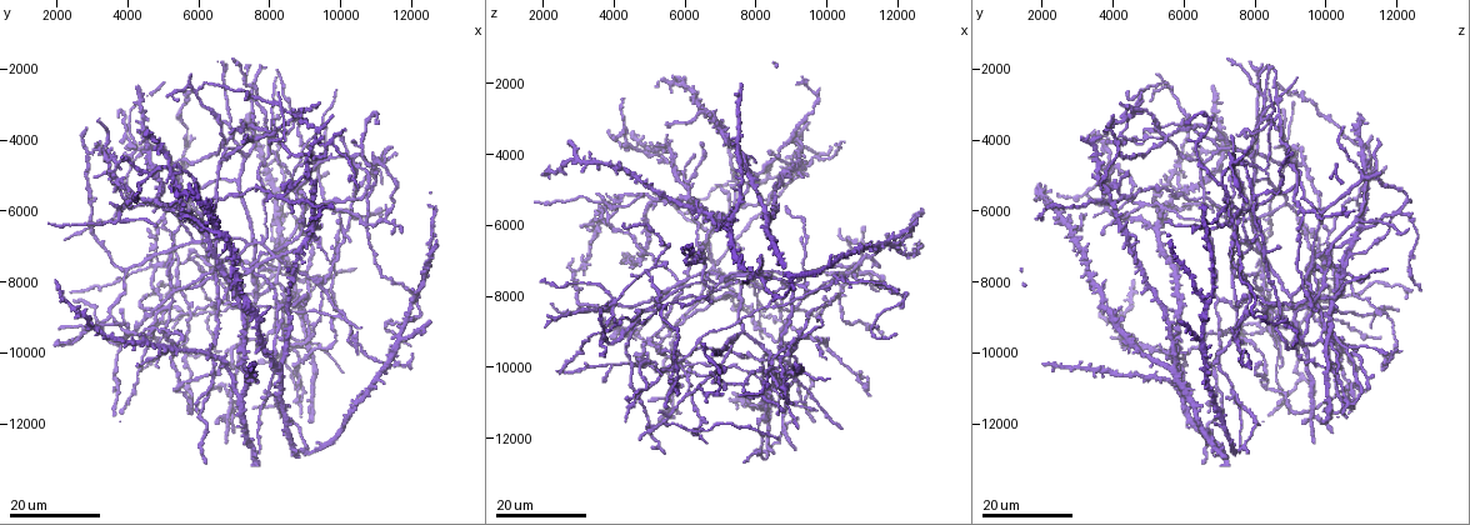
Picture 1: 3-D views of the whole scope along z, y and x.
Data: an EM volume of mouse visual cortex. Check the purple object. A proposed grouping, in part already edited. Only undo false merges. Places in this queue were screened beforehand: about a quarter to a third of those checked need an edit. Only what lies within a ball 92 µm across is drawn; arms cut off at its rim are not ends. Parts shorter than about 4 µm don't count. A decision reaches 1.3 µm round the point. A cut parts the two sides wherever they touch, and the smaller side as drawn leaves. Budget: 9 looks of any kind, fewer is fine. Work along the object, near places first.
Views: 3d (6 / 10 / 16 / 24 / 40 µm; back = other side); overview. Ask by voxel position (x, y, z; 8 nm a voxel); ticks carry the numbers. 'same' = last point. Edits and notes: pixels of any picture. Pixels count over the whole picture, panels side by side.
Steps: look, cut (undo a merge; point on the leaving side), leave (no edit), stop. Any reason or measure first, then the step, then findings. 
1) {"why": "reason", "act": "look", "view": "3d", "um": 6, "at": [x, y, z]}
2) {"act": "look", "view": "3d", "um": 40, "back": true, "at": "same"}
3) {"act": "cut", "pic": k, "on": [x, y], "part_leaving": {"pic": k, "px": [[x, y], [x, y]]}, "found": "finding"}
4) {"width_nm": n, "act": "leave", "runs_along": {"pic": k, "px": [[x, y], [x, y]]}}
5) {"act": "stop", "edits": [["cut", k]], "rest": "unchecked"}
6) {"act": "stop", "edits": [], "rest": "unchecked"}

{"why": "four or more arms meet", "act": "look", "view": "3d", "um": 16, "at": [3500, 4500, 6100]}

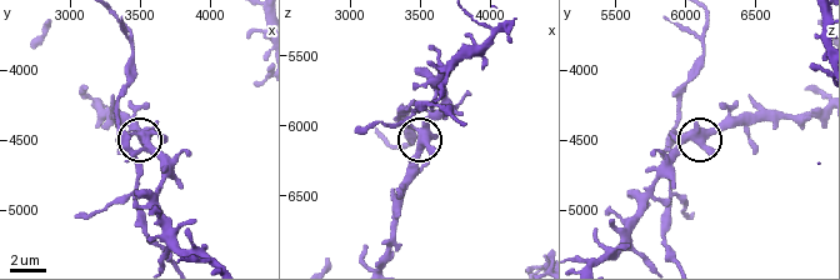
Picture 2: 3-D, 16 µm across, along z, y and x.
{"act": "look", "view": "3d", "um": 6, "at": [3520, 4460, 6060]}

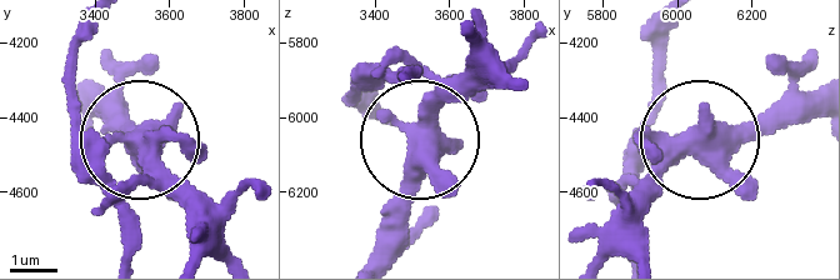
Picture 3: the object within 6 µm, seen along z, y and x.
{"arms": 5, "act": "leave", "found": "one neuron here"}

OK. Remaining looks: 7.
{"why": "a fork", "act": "look", "view": "3d", "um": 24, "at": [3800, 6300, 5400]}

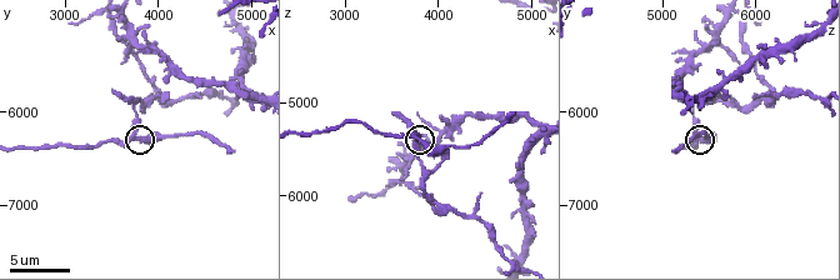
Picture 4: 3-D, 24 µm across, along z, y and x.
{"act": "look", "view": "3d", "um": 6, "at": [3750, 6300, 5400]}

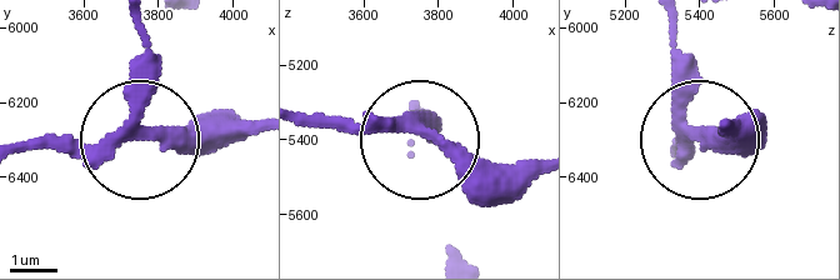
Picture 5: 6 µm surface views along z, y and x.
{"width_nm": 270, "act": "cut", "pic": 5, "on": [179, 145], "found": "a second neuron is stuck on"}

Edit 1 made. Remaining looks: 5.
{"act": "look", "view": "overview"}

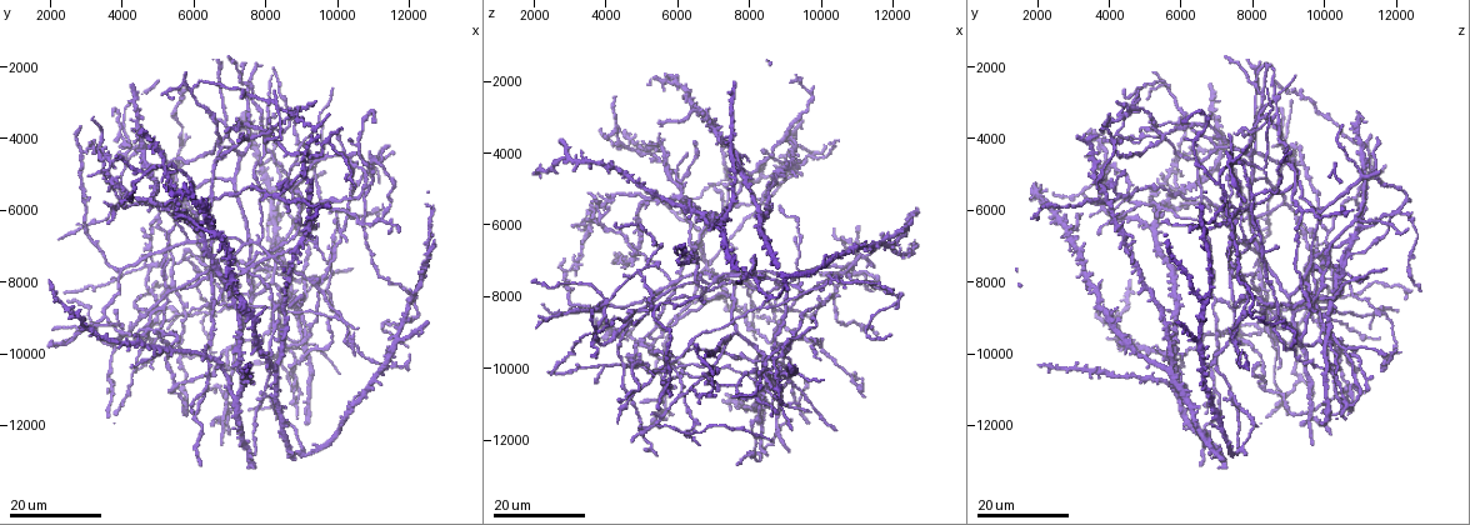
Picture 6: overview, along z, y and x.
{"why": "three arms meet", "act": "look", "view": "3d", "um": 16, "at": [8400, 3100, 4700]}

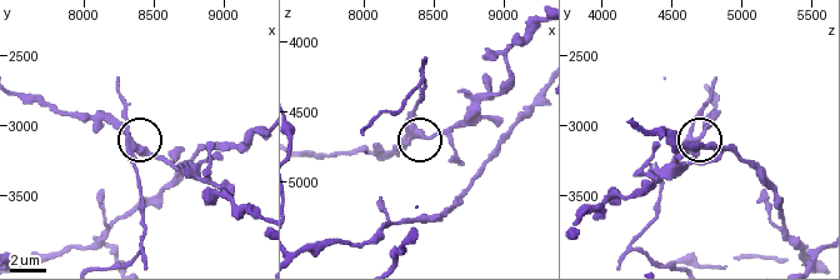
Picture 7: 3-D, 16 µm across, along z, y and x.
{"act": "look", "view": "3d", "um": 6, "at": [8400, 3180, 4640]}

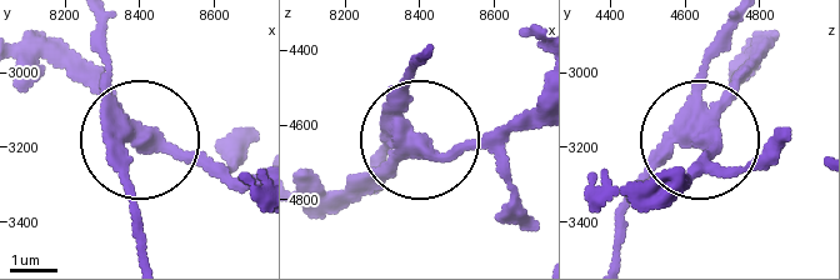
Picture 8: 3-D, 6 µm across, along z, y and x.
{"why": "from behind", "act": "look", "view": "3d", "um": 6, "back": true, "at": [8380, 3180, 4650]}

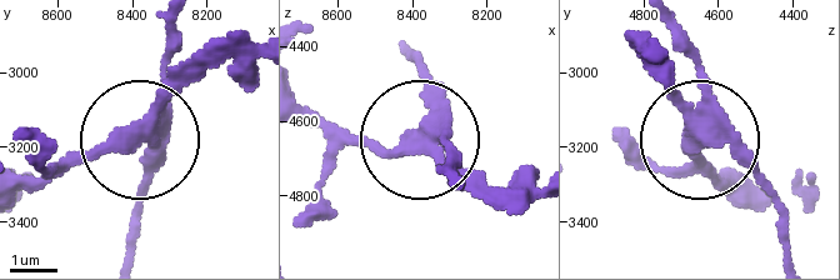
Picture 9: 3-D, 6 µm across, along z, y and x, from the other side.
{"width_nm": 350, "act": "cut", "pic": 9, "on": [163, 164], "part_leaving": {"pic": 9, "px": [[148, 125], [128, 256]]}, "found": "two neurons meet here"}

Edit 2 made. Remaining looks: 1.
{"act": "stop", "edits": [["cut", 5], ["cut", 9]], "rest": "unchecked"}

